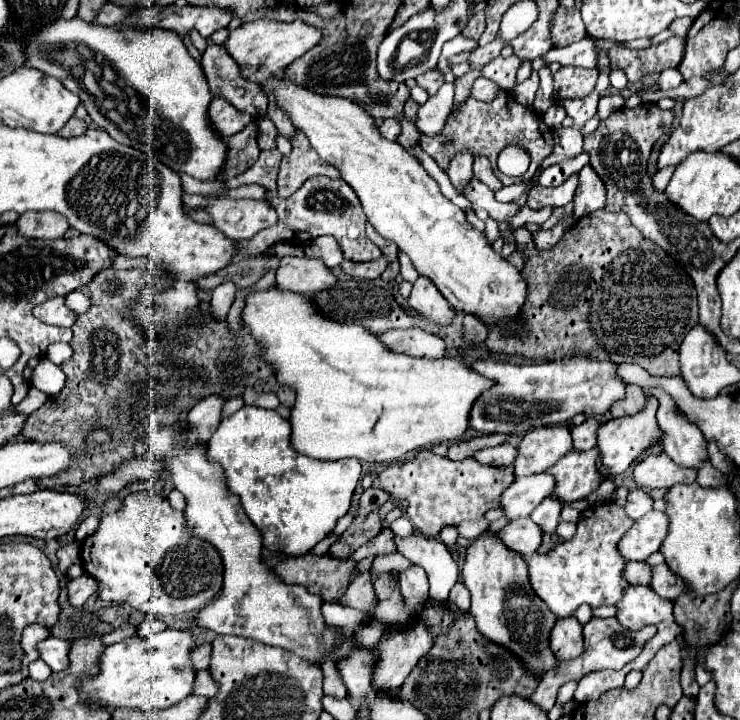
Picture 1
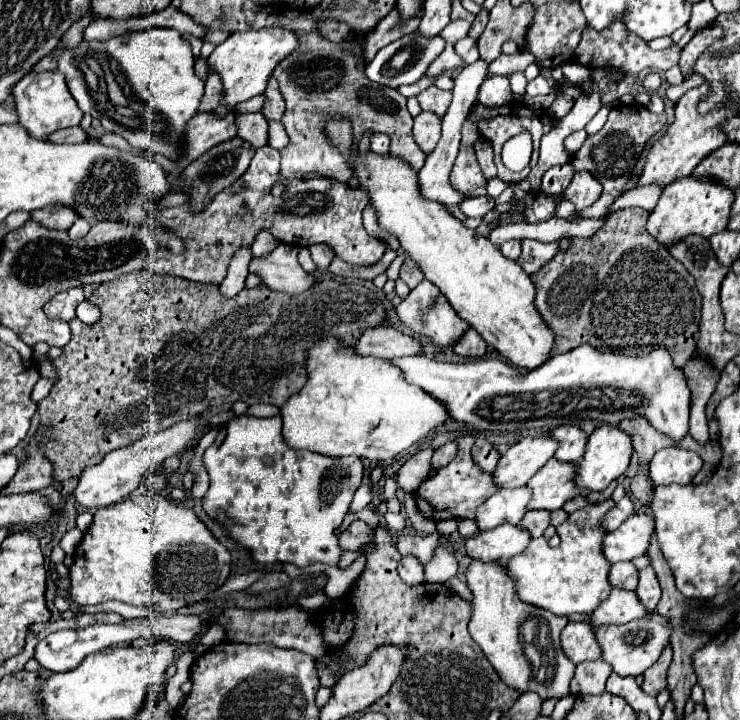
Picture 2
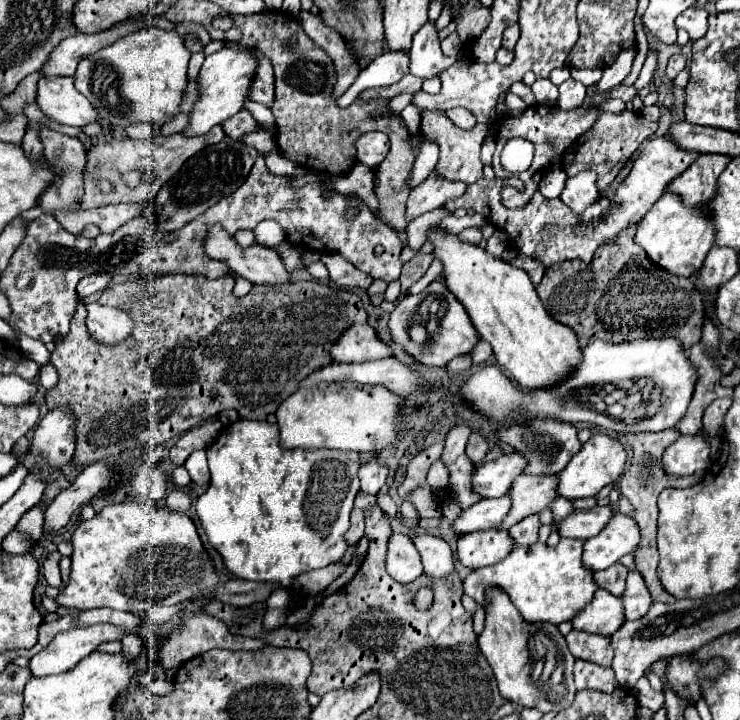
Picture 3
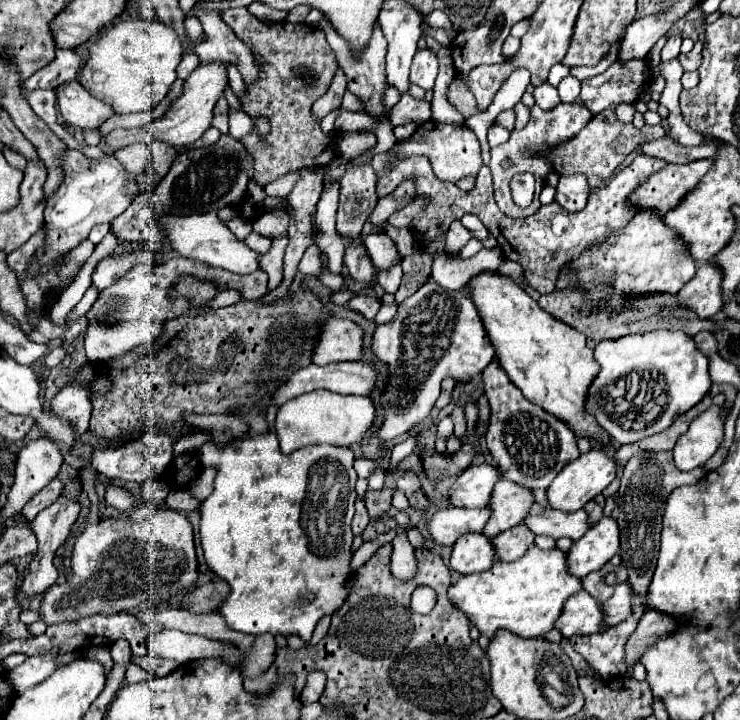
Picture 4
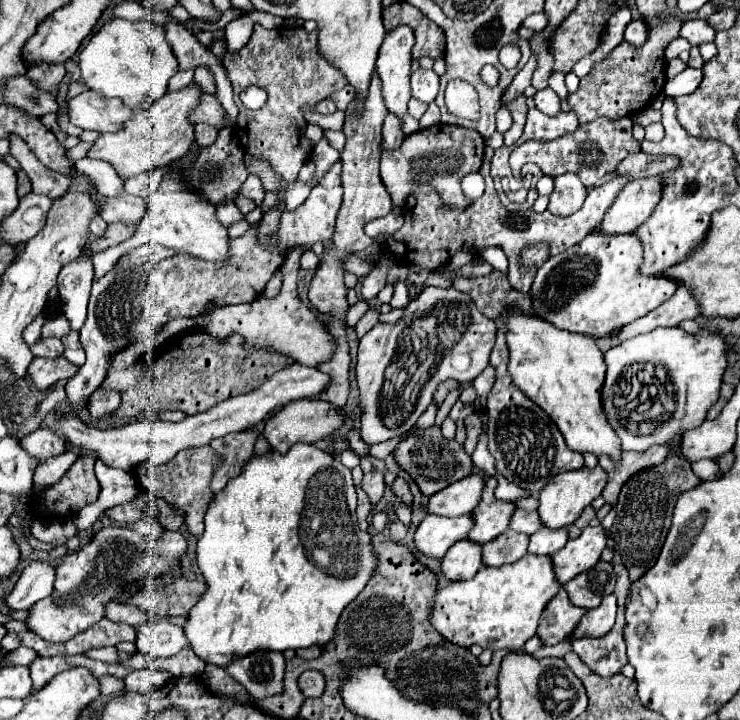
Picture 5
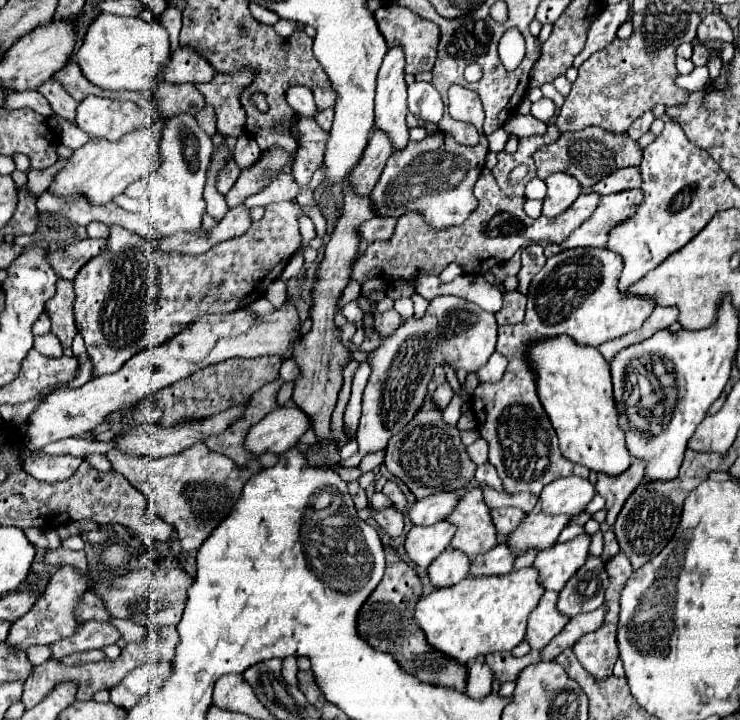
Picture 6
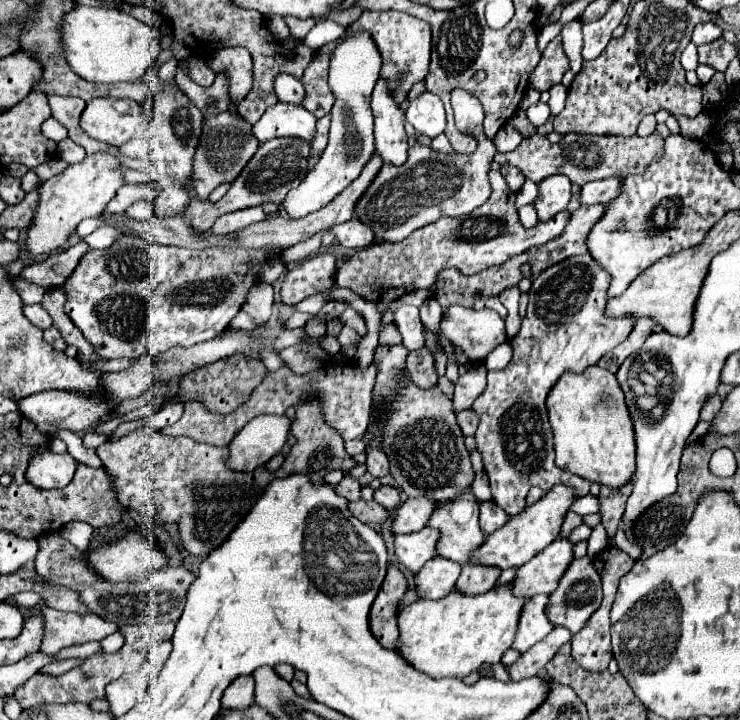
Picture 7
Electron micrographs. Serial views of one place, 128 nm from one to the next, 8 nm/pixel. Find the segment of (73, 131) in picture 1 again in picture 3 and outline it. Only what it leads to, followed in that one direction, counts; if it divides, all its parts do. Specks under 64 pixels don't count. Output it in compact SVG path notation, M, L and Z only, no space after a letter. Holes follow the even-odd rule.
M44 128L40 132L40 140L42 140L44 148L46 148L44 150L46 158L50 162L54 162L58 176L56 176L54 184L44 192L44 196L40 196L38 206L44 212L54 212L54 210L72 212L72 210L78 210L80 208L80 192L84 192L82 170L84 170L84 164L86 164L86 146L82 144L82 140L72 138L72 136L66 136L66 134L60 134L60 132L50 130L50 128Z

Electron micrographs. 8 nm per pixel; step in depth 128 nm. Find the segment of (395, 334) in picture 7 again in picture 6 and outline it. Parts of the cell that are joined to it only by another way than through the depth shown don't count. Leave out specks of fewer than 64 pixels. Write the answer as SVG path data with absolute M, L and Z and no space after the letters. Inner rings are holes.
M376 312L374 318L376 318L376 332L384 334L394 332L394 328L400 324L400 316L396 316L396 312L384 312L384 314Z

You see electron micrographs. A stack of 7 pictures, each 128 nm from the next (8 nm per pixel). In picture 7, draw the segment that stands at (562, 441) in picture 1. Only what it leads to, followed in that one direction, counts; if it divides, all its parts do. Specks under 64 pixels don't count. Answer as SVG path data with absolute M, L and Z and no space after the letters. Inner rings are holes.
M408 498L402 502L402 506L396 510L394 522L392 522L392 532L394 534L410 534L418 532L428 524L428 518L436 510L436 502L428 498Z

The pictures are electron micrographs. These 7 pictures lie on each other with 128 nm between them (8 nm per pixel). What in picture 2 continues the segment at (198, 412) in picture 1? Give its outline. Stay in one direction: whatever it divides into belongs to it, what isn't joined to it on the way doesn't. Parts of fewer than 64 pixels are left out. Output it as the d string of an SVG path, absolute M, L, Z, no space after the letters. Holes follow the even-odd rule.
M192 416L192 420L182 420L180 424L174 424L172 428L148 436L148 438L140 438L136 444L130 444L126 448L114 450L108 456L104 456L104 460L96 466L90 466L82 472L78 488L74 492L74 498L78 504L82 504L84 508L100 508L100 506L110 506L120 502L122 498L126 498L130 492L134 492L138 488L138 482L142 482L148 474L160 470L162 462L170 456L180 456L186 454L188 450L194 450L198 444L200 434L208 428L210 424L202 418L202 416Z

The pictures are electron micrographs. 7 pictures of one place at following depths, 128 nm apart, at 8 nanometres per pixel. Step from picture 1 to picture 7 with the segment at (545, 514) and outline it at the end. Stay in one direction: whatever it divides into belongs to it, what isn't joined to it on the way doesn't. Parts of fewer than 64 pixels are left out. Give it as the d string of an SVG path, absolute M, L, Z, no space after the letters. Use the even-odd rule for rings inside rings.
M464 564L462 574L456 582L456 590L466 594L488 592L488 588L492 588L498 582L500 574L502 574L500 568L484 568L482 564Z

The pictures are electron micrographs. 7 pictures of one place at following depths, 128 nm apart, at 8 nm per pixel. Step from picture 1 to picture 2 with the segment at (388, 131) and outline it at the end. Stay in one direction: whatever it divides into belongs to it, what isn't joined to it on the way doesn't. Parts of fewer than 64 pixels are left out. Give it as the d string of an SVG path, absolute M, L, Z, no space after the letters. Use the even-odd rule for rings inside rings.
M376 132L376 134L372 136L372 144L370 144L370 148L372 148L374 152L384 154L384 152L388 152L388 146L390 146L388 136L384 136L384 134L380 134L380 132Z

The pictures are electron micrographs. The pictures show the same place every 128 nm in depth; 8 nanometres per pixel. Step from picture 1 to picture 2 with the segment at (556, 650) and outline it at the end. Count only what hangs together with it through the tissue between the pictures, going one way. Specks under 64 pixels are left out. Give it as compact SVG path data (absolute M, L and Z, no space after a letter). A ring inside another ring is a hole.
M568 622L560 634L560 644L574 664L600 658L600 646L588 622Z

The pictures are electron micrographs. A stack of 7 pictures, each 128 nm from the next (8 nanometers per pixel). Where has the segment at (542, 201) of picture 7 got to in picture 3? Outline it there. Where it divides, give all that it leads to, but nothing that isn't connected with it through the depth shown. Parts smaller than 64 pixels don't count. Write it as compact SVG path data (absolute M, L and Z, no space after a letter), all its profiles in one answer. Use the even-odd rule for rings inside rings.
M580 172L566 180L566 188L560 194L560 200L572 208L572 212L580 214L600 196L596 186L596 172Z

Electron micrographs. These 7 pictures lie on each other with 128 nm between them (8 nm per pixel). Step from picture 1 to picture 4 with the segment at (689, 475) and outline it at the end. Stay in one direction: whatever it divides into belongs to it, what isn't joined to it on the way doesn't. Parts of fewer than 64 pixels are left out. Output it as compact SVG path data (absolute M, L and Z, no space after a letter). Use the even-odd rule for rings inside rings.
M710 406L704 414L692 420L688 432L678 438L674 446L674 464L682 472L690 472L704 462L718 450L722 442L722 426L724 416L720 414L718 406Z

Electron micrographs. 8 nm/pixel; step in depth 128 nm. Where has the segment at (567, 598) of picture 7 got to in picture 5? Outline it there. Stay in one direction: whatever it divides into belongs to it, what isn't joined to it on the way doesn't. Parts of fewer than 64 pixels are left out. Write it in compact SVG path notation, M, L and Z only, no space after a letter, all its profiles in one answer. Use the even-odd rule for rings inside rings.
M598 562L592 572L582 572L580 576L572 578L568 584L564 584L564 590L568 590L568 596L572 604L582 608L596 608L604 596L614 592L614 570L608 562Z

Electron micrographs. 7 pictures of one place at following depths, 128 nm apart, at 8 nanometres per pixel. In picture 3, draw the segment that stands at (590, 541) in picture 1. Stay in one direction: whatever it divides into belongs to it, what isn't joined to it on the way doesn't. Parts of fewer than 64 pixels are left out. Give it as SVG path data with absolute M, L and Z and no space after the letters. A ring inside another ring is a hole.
M560 496L552 502L550 510L554 512L554 520L564 520L564 516L568 516L568 512L572 512L572 504ZM560 540L556 548L536 542L528 548L514 548L502 562L474 570L464 580L464 592L484 606L484 590L498 586L508 592L514 606L526 622L560 624L572 620L580 608L592 602L598 584L592 580L592 570L582 564L584 540Z

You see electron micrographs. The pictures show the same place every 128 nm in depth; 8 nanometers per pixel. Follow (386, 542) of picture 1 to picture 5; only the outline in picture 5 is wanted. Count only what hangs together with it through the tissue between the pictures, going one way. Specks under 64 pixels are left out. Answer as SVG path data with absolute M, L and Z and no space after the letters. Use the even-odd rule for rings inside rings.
M300 442L294 444L286 454L280 454L276 450L270 450L270 452L260 454L260 456L252 454L248 464L244 464L240 476L234 476L232 480L228 480L226 488L222 492L218 492L214 496L212 504L208 506L206 528L198 540L198 546L196 546L196 560L198 560L200 572L206 578L208 592L188 612L188 624L184 626L184 632L186 632L190 646L196 650L196 654L204 662L210 662L216 666L226 666L232 660L232 654L246 656L246 654L256 652L256 650L284 652L286 648L296 650L296 648L308 648L314 644L326 646L334 636L334 626L336 626L342 610L346 608L346 604L350 604L364 590L364 586L370 580L374 566L376 566L376 556L370 550L370 534L358 530L356 490L352 484L352 470L346 468L340 462L340 458L332 456L330 452L320 450L312 444L300 444Z

